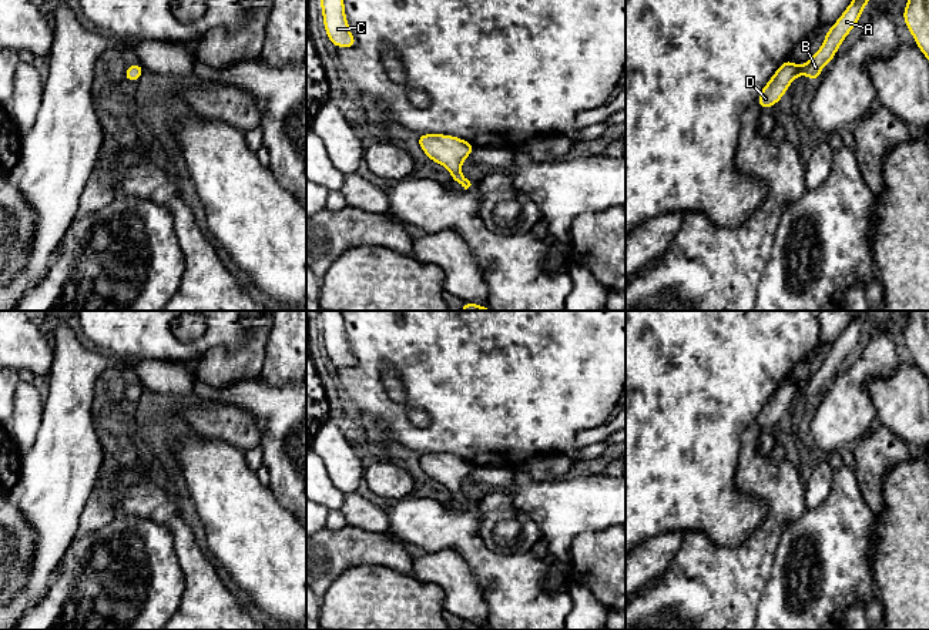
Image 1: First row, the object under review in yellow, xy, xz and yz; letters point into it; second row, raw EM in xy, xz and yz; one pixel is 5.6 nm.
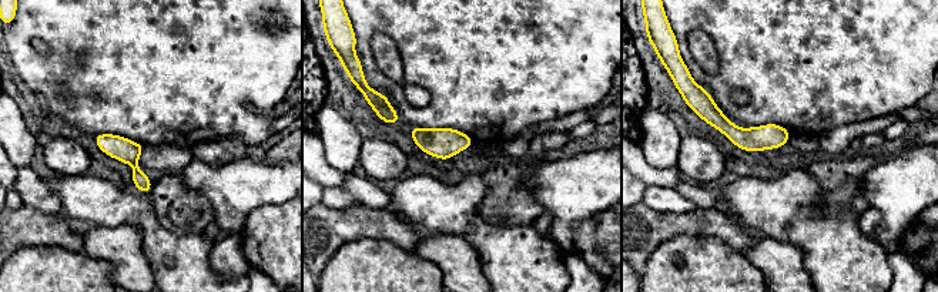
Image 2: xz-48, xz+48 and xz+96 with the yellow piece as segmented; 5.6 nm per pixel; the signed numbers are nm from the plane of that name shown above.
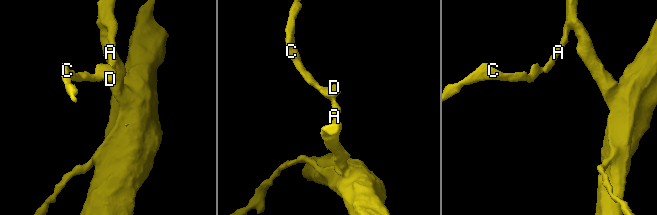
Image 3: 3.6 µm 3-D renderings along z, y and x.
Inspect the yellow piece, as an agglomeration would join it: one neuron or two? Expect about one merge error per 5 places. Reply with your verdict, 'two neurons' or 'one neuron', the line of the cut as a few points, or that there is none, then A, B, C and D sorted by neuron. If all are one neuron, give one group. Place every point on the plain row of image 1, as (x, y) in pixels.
one neuron | no cut | A B C D

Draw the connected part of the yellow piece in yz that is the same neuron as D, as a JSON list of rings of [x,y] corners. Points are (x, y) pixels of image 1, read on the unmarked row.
[[[856,311],[846,329],[826,351],[821,368],[811,375],[809,381],[804,385],[796,385],[791,379],[785,379],[765,403],[757,422],[764,429],[775,425],[782,418],[791,402],[801,393],[818,401],[821,389],[836,375],[838,366],[858,344],[862,329],[868,326],[868,318],[875,312],[878,311]]]

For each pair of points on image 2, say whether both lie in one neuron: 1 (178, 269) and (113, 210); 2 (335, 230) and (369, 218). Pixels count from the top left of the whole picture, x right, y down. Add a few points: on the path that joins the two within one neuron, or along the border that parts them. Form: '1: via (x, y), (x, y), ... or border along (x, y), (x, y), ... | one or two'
1: via (166, 251), (131, 212) | one
2: via (344, 225), (361, 222) | one

